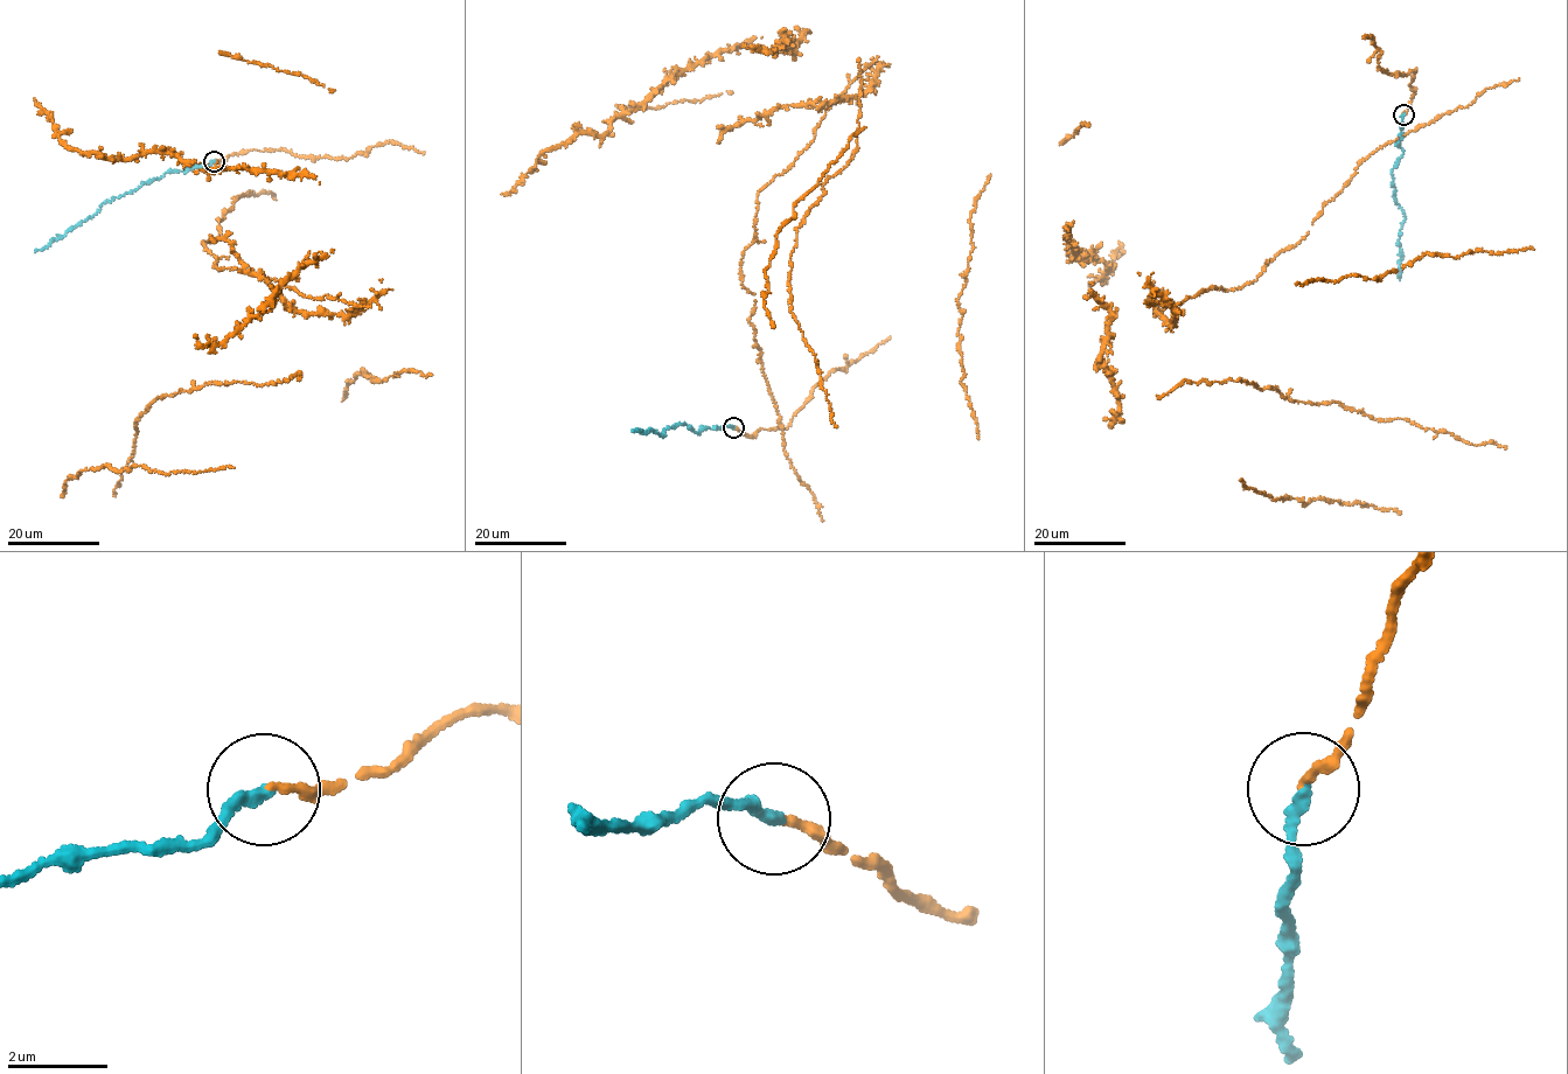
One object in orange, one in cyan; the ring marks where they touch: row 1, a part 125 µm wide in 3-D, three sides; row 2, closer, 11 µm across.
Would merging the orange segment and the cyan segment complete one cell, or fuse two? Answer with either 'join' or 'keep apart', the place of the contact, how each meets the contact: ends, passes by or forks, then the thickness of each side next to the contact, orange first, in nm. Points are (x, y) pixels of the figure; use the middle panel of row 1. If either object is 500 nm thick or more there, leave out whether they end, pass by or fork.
join | (733, 427) | orange ends | cyan ends | 170/240 nm

